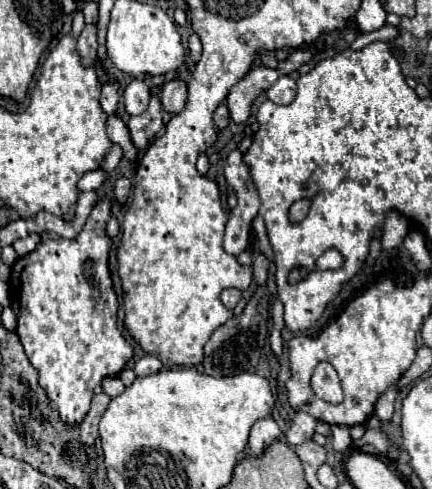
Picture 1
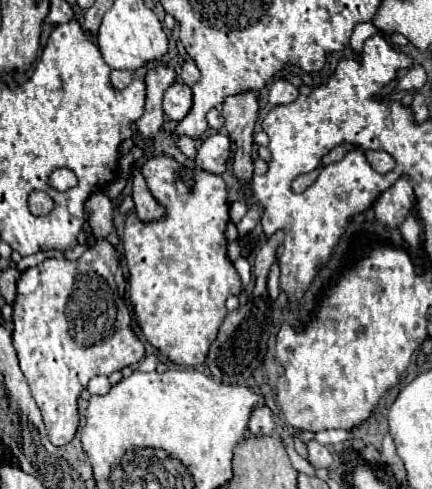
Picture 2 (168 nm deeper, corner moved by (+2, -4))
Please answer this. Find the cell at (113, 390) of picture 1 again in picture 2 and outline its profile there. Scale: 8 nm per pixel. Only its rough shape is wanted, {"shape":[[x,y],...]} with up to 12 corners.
{"shape":[[93,377],[87,385],[91,395],[103,395],[111,389],[109,379]]}

